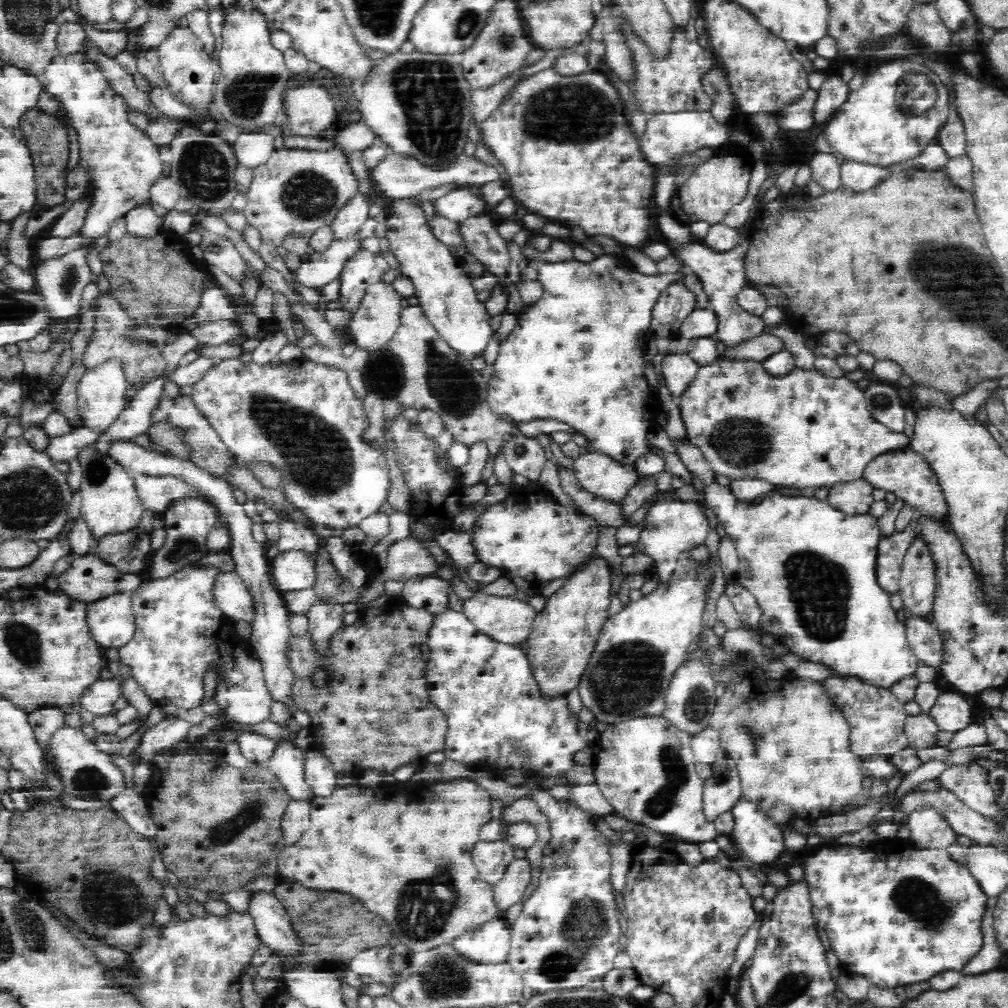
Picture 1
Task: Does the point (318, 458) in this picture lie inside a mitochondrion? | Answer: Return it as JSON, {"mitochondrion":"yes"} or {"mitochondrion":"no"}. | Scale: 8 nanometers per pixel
{"mitochondrion":"yes"}

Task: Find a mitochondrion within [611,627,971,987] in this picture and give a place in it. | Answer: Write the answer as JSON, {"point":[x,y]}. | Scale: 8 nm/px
{"point":[921,901]}

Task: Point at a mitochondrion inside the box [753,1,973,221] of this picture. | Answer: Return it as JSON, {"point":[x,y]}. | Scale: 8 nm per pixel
{"point":[914,96]}

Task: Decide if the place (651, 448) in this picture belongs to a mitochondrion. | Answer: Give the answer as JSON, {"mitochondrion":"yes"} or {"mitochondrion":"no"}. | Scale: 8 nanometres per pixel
{"mitochondrion":"no"}

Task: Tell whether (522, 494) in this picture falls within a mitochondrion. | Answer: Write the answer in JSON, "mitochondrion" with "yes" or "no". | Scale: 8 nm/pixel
{"mitochondrion":"no"}

